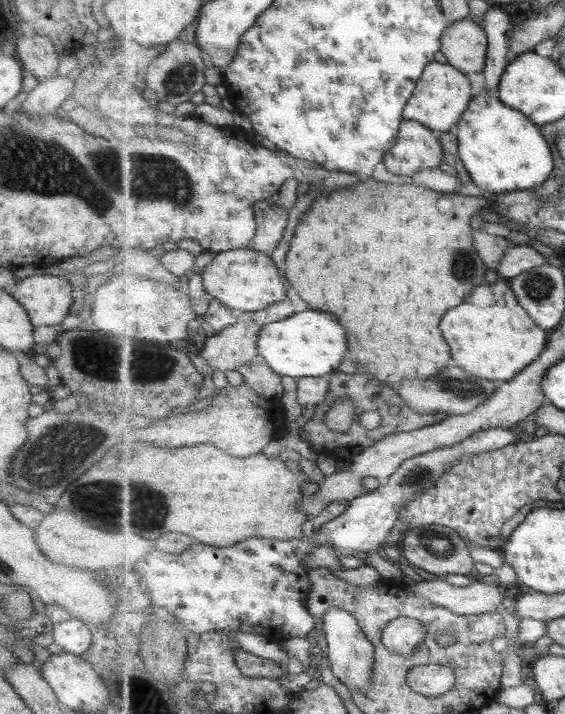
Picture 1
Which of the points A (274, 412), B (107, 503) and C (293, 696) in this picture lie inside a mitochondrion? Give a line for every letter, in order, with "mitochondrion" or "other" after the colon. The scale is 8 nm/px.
A: other
B: mitochondrion
C: other

